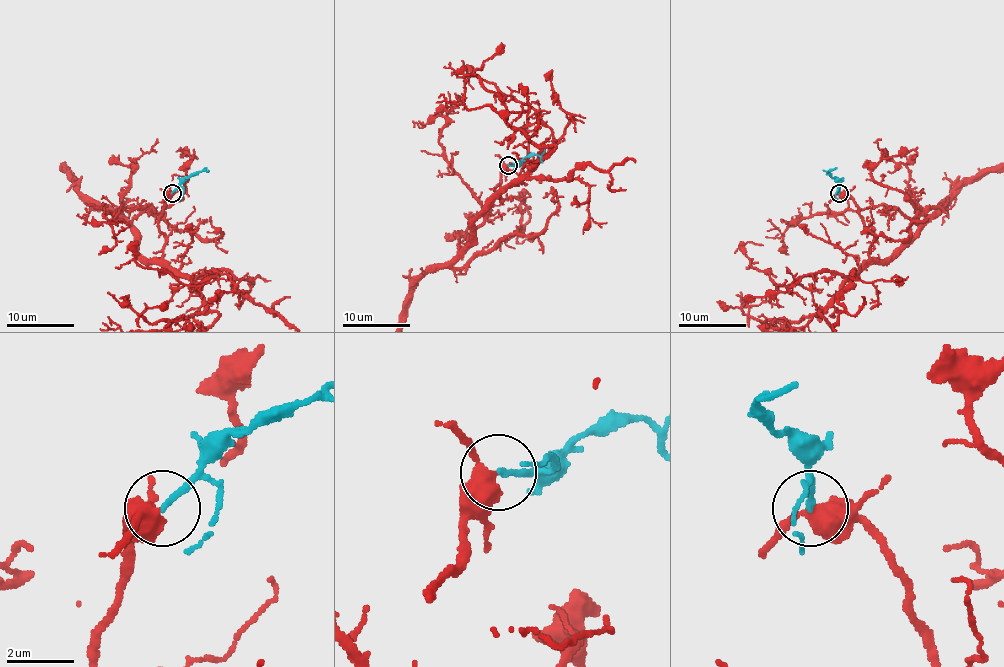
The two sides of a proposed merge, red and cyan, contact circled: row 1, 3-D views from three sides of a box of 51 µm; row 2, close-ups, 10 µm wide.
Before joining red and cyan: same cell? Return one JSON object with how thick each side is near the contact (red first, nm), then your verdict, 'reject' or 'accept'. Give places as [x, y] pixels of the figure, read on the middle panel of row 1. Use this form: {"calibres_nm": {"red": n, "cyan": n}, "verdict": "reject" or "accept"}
{"calibres_nm": {"red": 400, "cyan": 170}, "verdict": "accept"}

